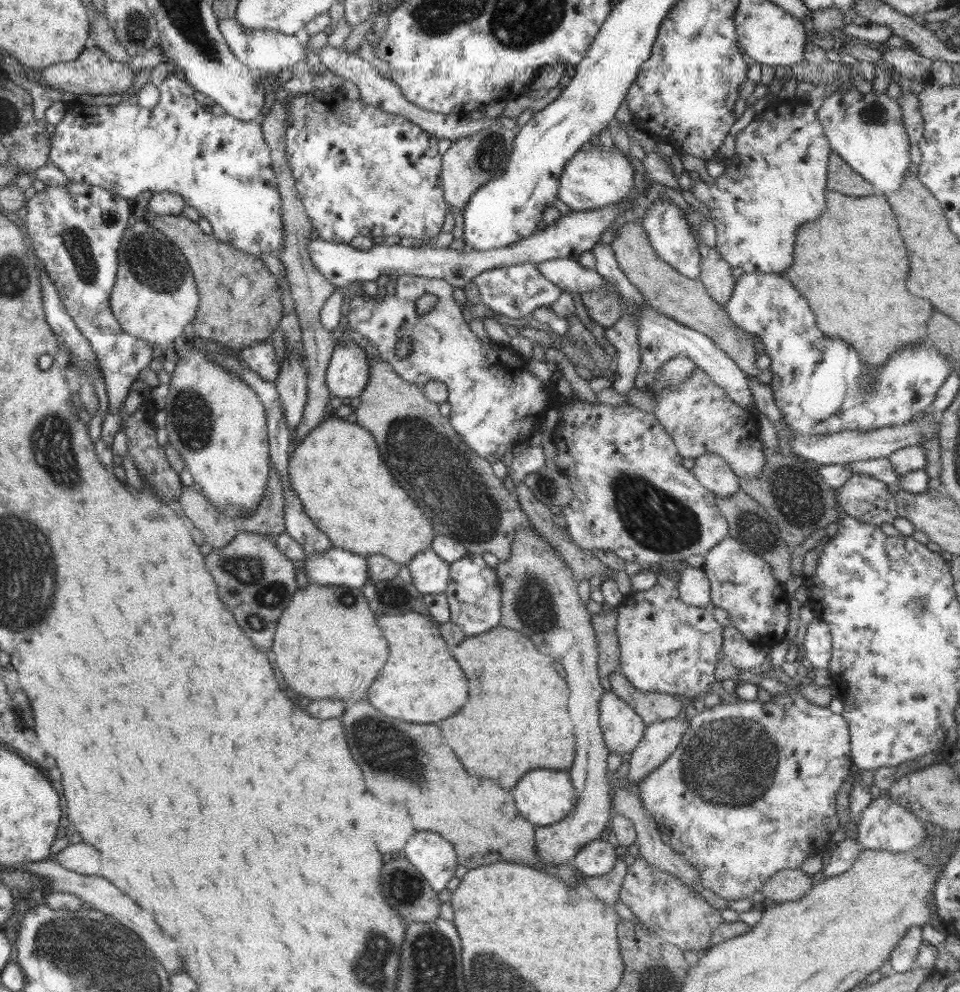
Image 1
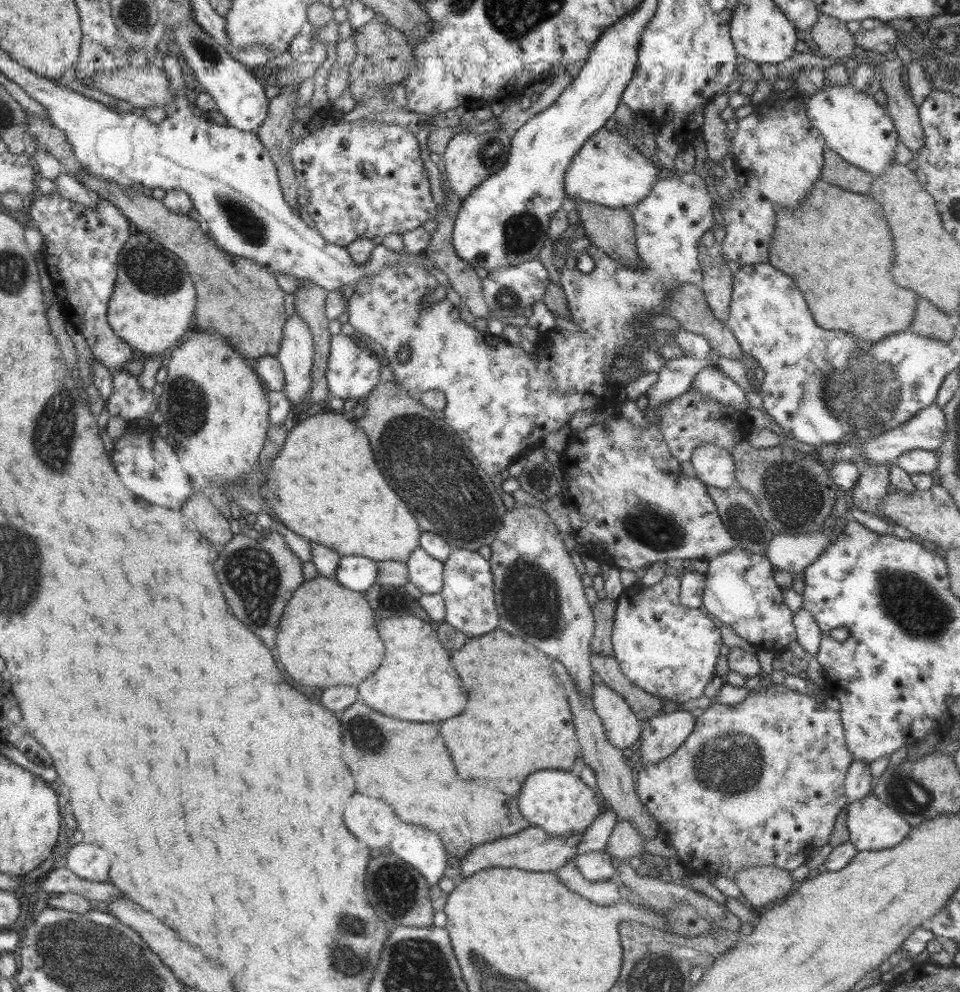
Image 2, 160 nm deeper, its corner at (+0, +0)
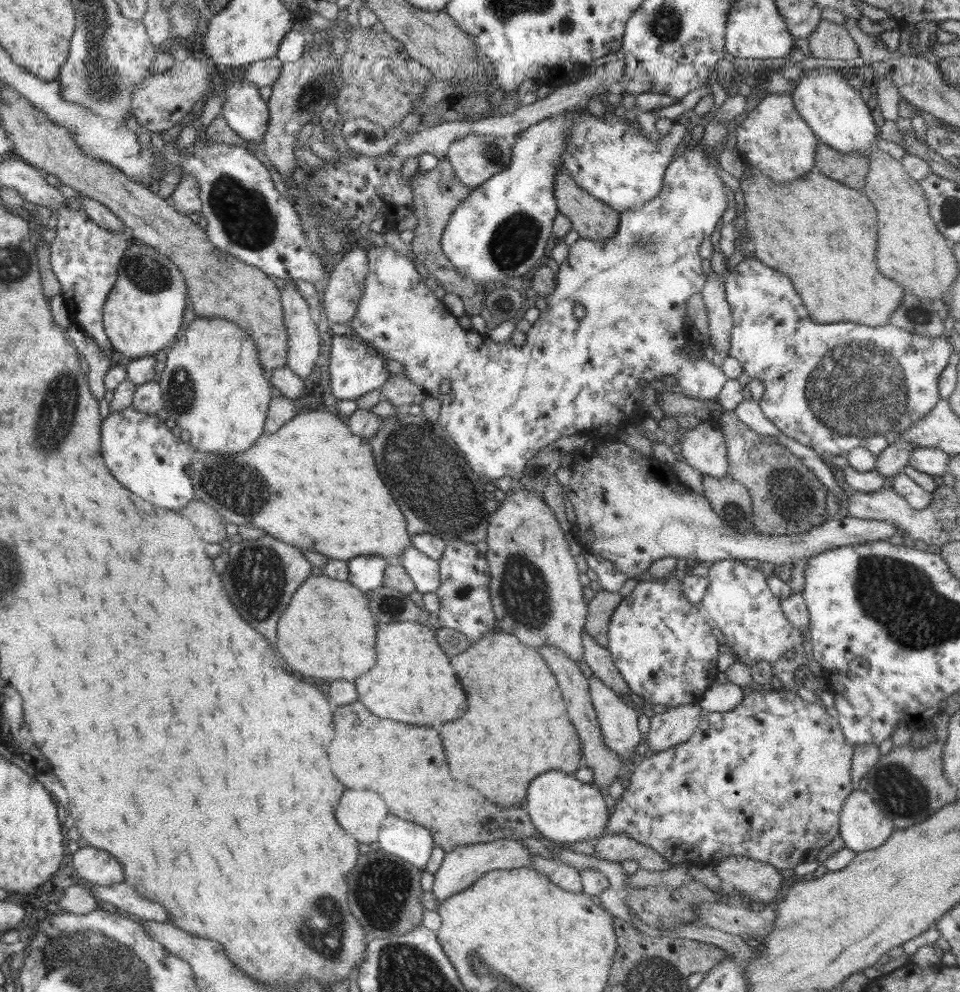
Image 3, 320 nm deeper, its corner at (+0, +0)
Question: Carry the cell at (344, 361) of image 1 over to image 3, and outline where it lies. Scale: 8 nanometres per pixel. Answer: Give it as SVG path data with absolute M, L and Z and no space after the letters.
M349 334L333 335L329 373L332 395L336 399L353 401L368 392L380 389L391 374L381 354L368 347L366 342L358 342L355 337Z

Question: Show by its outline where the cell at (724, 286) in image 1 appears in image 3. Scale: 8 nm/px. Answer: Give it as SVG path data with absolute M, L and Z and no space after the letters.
M711 270L699 293L703 296L707 308L709 346L728 356L733 318L725 295L725 275Z

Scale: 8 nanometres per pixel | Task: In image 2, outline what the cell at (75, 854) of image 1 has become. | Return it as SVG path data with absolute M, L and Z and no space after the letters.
M75 843L69 850L66 860L68 870L79 878L96 883L104 883L108 878L110 860L108 854L98 846Z

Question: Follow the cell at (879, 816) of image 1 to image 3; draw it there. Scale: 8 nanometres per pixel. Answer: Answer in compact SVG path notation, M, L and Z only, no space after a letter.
M854 788L842 805L839 832L844 846L855 853L881 847L896 830L884 810L863 788Z

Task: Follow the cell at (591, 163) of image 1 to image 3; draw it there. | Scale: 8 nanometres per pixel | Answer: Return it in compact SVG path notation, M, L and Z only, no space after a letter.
M606 112L603 117L582 113L575 118L569 130L565 144L567 147L564 149L561 160L563 160L564 168L569 171L570 178L578 187L621 213L651 201L661 191L667 166L673 160L674 151L682 142L686 129L687 127L683 124L674 123L672 128L658 139L658 144L653 144L643 130L634 128L632 122L625 121L614 113Z

